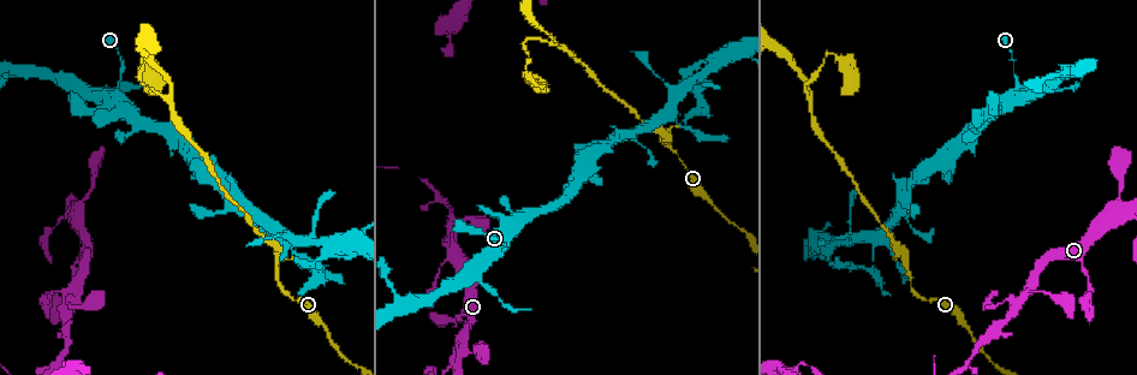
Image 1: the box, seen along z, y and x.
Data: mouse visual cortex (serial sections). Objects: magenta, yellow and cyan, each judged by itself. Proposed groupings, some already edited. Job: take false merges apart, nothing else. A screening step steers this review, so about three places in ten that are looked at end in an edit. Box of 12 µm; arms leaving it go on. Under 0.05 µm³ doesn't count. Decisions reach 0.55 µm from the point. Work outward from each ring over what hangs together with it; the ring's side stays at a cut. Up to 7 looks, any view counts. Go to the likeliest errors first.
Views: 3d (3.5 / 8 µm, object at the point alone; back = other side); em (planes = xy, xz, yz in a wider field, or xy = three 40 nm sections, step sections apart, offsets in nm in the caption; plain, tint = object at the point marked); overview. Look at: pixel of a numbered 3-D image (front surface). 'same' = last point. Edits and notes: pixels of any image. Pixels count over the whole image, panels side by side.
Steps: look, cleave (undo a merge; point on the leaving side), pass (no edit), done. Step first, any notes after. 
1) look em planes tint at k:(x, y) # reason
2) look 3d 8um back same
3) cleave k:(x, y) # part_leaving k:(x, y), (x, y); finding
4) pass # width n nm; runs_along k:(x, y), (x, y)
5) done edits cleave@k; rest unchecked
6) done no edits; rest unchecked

look 3d 8um at 1:(809, 102) # a fork

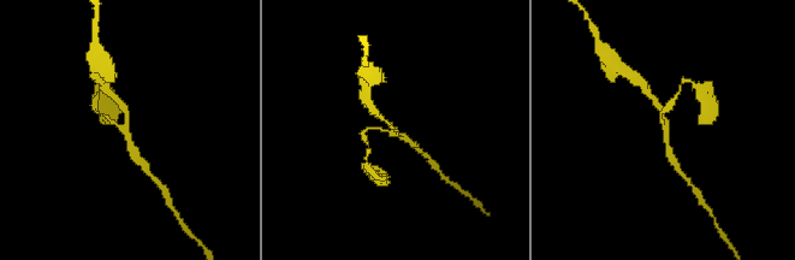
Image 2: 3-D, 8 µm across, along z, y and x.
look em xy step 2 tint at 2:(125, 132)

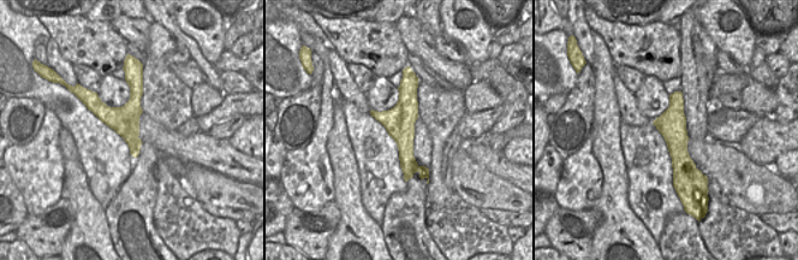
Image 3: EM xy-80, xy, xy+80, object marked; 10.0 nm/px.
pass # arm_widths 150, 200, 250 nm; runs_along 3:(406, 82), (405, 155), (426, 176); one cell here

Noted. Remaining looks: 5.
look 3d 3.5um at 1:(1120, 211) # thin neck

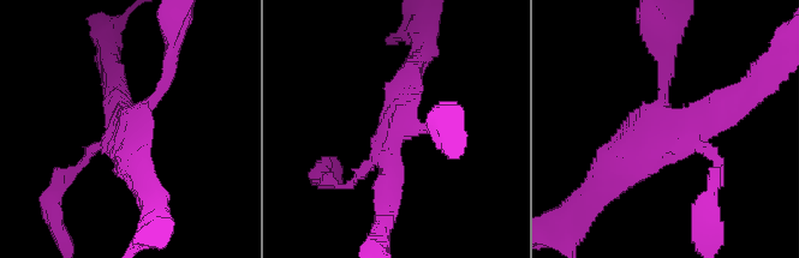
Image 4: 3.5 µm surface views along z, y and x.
look em xy step 5 tint at 4:(126, 136)

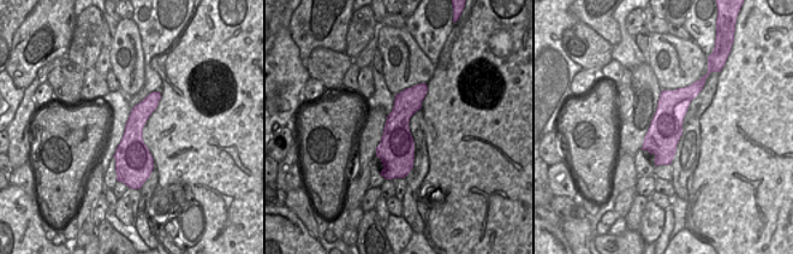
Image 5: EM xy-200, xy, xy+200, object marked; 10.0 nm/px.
look em planes tint same

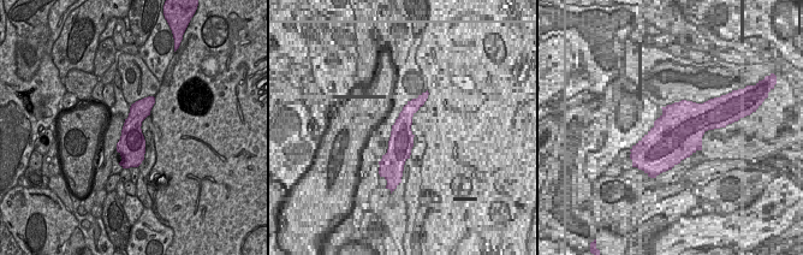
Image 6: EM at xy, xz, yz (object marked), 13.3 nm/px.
pass # runs_along 4:(606, 181), (667, 133), (665, 74); all the same cell

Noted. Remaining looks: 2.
look 3d 3.5um at 1:(686, 74) # abrupt turn

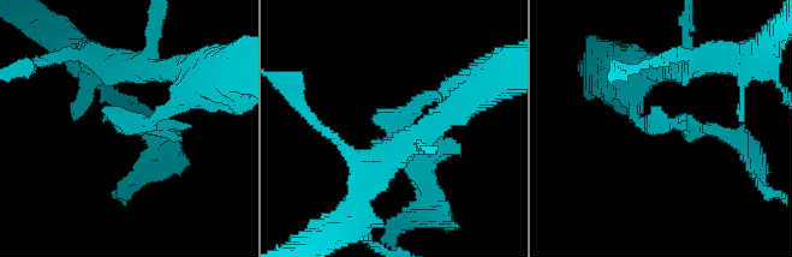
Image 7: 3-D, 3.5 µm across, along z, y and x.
look em planes tint at 7:(662, 122) # arm_widths 150, 200 nm

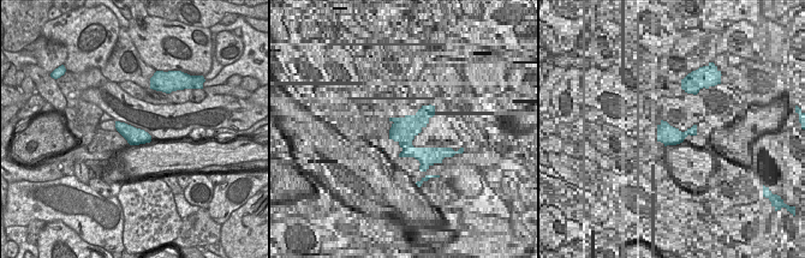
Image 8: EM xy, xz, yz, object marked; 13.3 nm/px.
pass # runs_along 7:(632, 93), (645, 123), (719, 133); one cell here

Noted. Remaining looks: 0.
done no edits; rest unchecked

